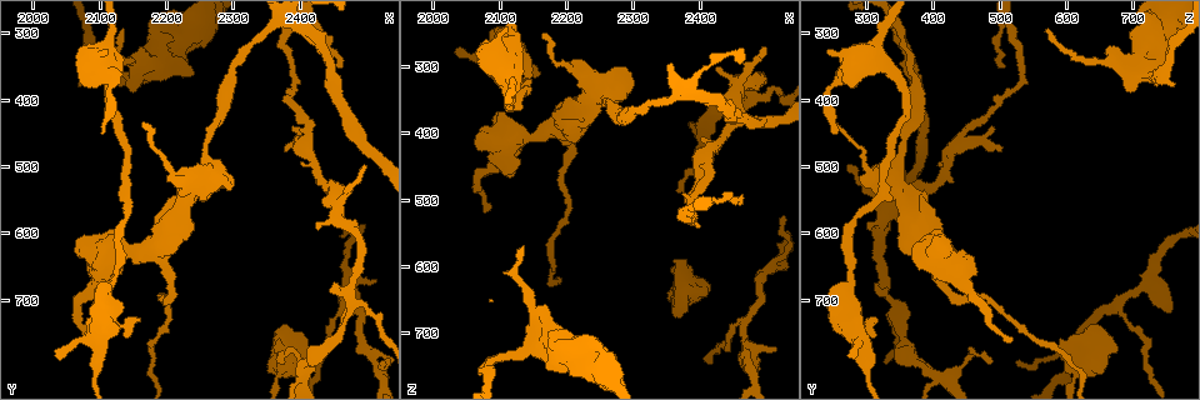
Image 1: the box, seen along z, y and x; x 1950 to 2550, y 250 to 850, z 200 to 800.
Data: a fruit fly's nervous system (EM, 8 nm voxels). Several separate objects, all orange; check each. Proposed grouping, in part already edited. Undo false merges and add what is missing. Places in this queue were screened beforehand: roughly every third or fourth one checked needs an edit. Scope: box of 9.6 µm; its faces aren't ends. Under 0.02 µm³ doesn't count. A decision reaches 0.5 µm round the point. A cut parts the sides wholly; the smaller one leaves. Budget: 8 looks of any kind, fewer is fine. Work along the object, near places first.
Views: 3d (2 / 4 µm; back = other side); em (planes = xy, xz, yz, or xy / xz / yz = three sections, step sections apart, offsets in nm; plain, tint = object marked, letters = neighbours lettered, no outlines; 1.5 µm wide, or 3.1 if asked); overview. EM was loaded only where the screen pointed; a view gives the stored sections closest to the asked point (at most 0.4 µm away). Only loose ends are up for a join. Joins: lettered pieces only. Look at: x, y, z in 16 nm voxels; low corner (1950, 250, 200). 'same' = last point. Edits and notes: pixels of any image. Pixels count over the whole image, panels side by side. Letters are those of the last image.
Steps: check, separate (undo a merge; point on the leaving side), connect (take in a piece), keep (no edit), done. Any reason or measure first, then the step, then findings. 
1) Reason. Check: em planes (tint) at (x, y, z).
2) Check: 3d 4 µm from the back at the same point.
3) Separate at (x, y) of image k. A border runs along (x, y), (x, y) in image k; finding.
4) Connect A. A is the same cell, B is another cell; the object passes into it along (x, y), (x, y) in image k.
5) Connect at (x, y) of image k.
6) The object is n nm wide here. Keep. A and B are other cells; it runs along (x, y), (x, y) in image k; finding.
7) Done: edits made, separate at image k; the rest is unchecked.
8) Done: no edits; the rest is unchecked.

Branch stops here. Check: em xz step 4 (tint) at (2365, 775, 595).

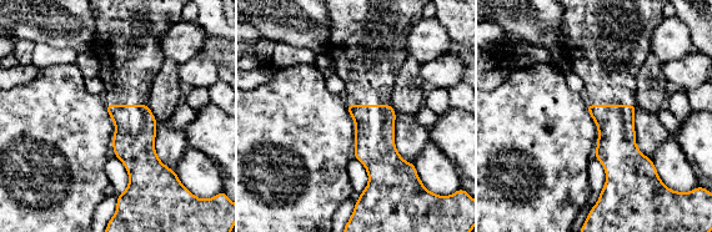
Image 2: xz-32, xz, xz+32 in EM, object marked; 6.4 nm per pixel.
Cut it another way. Check: em planes (letters) at the same point.

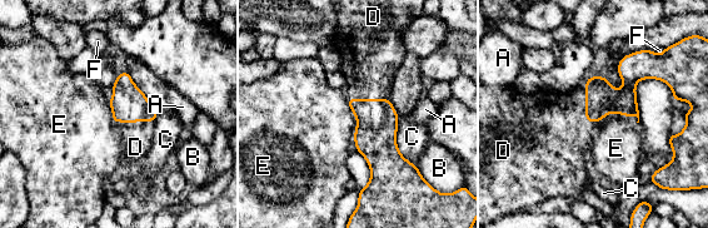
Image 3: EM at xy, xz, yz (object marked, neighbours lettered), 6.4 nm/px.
Connect D. D is the same cell, A, B, C, E and F are other cells; the neuron continues.

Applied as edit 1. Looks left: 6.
Thin neck. Check: em xz step 4 (letters) at (2125, 665, 280).

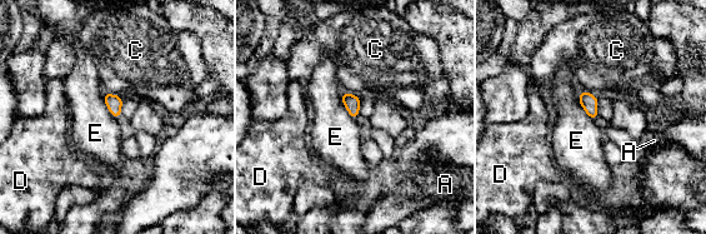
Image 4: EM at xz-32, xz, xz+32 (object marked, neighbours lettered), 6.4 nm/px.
Keep. A, C, D and E are other cells; a border runs along (580, 91), (579, 103), (594, 119) in image 4; all the same neuron.

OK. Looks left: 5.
Free end. Check: em planes (letters) at (2030, 775, 280).

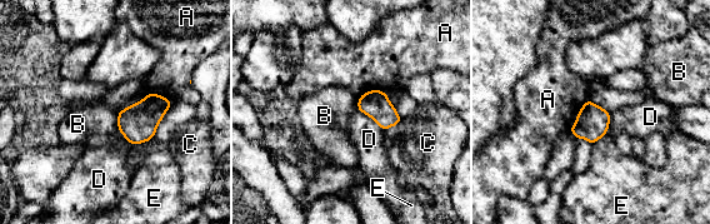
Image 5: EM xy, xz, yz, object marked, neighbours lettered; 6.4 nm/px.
The longest contact is with A, 240 nm. Keep. A, B, C, D and E are other cells; none of them fits.

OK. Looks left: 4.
Done: edits made, connect at image 3; the rest is unchecked.

